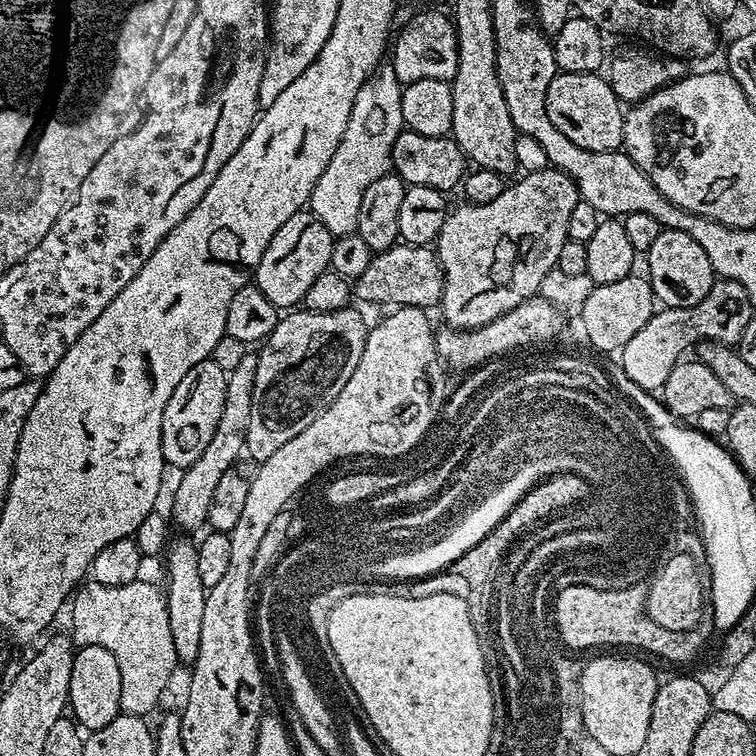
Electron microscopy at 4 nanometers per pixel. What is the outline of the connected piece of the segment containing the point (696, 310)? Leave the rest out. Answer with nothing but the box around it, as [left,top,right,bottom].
[618,279,754,393]

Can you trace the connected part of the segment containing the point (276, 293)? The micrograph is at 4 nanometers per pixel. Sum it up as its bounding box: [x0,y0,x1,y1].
[254,210,333,310]

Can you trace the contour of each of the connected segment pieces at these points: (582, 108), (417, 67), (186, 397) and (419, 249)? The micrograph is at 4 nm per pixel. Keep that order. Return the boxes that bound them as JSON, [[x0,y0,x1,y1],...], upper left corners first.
[[546,71,625,152],[390,12,458,85],[162,358,228,470],[354,242,444,310]]

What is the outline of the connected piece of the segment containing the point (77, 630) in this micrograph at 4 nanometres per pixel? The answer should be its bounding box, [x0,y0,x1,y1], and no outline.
[70,578,178,717]

